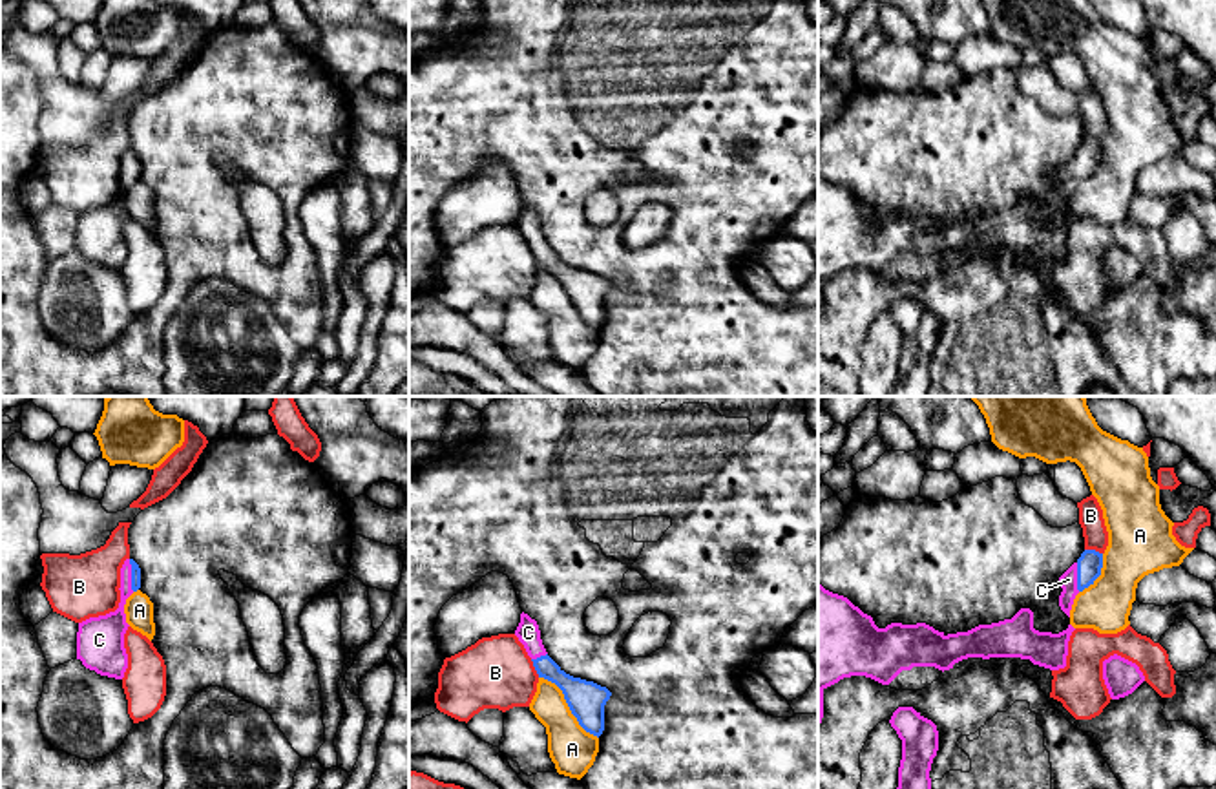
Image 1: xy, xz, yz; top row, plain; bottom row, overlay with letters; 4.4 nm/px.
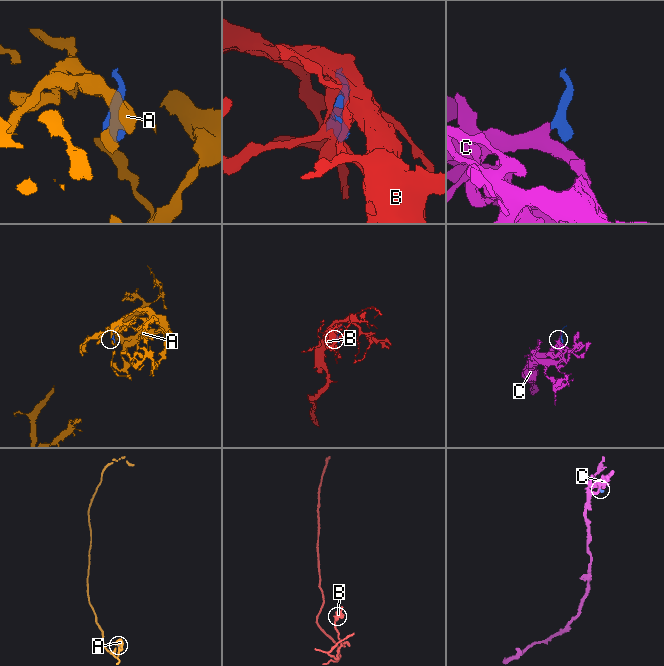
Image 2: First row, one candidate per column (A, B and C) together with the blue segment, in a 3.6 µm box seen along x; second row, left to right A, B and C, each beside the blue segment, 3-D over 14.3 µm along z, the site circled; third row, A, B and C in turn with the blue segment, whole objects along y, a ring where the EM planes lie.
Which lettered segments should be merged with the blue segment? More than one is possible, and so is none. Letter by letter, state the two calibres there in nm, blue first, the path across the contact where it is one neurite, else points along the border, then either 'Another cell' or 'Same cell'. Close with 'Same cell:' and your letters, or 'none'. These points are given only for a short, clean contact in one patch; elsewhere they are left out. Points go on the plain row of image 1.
A: Thickness 170 nm (blue) against 200 nm. Another cell
B: Thickness 150 nm (blue) against 320 nm. Another cell
C: Thickness 50 nm (blue) against 130 nm. Path across: xy (136, 163), (132, 167), (119, 207), (112, 218). Same cell
Same cell: C

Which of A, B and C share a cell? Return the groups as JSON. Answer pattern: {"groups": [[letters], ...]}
{"groups": [["A"], ["B"], ["C"]]}

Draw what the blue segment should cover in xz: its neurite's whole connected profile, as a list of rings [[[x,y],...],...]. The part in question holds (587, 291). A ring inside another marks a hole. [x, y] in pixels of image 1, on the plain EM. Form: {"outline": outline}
{"outline": [[[524,203],[520,205],[520,214],[515,221],[515,226],[531,248],[539,268],[555,274],[562,281],[564,290],[571,305],[577,309],[579,316],[586,323],[599,329],[604,321],[604,296],[610,290],[612,283],[606,278],[601,278],[593,272],[586,272],[566,265],[548,247],[540,230],[537,212]]]}

